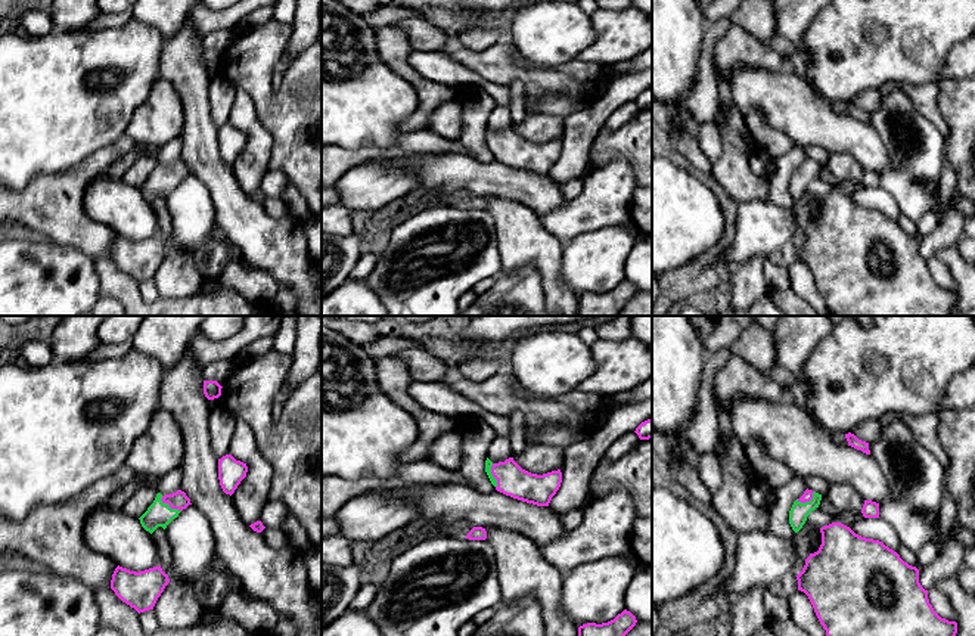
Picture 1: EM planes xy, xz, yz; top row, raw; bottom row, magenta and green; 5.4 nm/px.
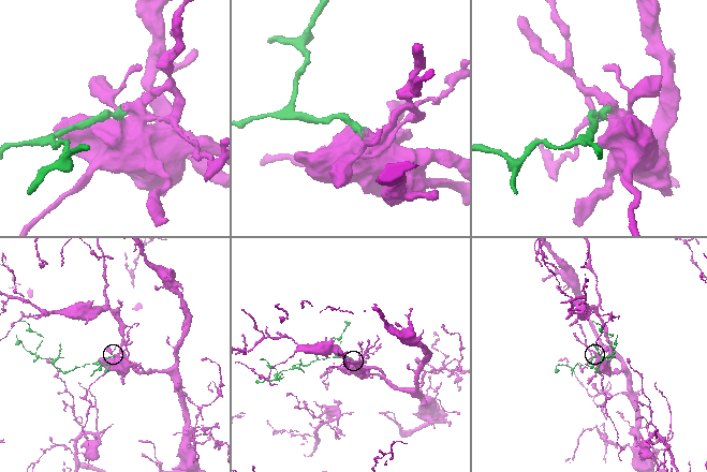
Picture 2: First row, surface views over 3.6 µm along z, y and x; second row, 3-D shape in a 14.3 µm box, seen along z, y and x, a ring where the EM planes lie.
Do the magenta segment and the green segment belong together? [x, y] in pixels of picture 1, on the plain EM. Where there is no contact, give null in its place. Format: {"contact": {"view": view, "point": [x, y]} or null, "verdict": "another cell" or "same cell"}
{"contact": {"view": "xy", "point": [170, 176]}, "verdict": "same cell"}

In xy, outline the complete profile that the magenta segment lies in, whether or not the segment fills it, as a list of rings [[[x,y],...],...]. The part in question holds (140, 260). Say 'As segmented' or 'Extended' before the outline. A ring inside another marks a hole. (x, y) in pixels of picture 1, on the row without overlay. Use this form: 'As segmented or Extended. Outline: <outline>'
As segmented. Outline: [[[118,235],[112,243],[111,258],[140,283],[153,279],[168,252],[170,248],[161,235],[139,242]]]

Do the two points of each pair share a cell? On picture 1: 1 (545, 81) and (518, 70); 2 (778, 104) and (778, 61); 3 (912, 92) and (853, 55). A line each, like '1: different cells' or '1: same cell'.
1: same cell
2: different cells
3: different cells

